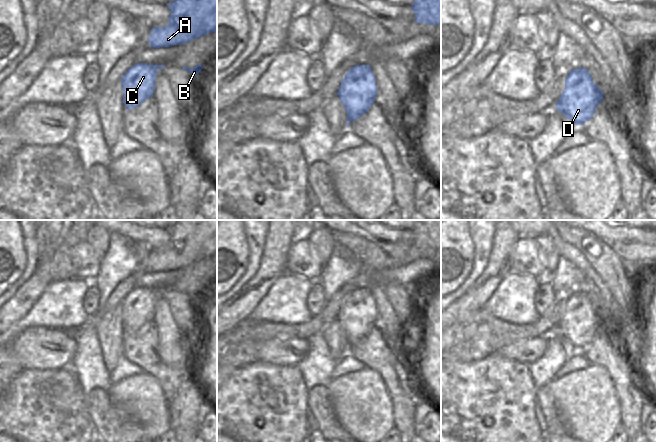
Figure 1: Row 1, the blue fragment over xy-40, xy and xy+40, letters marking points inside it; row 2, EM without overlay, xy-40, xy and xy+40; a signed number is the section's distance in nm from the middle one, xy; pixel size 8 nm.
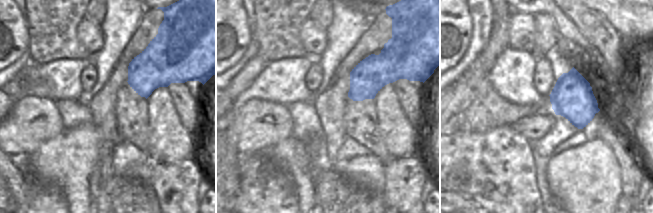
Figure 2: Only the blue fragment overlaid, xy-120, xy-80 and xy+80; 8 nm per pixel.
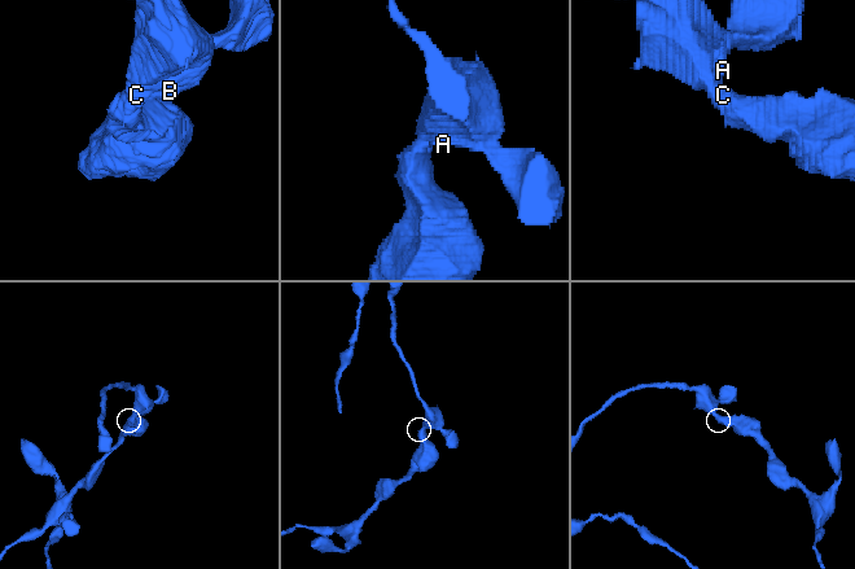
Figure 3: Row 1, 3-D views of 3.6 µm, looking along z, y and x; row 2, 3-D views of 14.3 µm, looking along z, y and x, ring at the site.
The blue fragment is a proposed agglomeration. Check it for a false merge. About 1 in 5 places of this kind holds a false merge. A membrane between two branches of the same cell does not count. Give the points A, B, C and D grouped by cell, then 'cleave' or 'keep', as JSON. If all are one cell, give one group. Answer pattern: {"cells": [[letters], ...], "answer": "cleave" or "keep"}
{"cells": [["A", "B", "C", "D"]], "answer": "keep"}

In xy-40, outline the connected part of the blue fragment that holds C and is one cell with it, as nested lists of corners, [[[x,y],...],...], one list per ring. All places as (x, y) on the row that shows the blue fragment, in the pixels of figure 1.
[[[138,63],[127,70],[120,79],[126,109],[134,109],[146,99],[153,97],[157,70],[164,67],[164,65]]]

